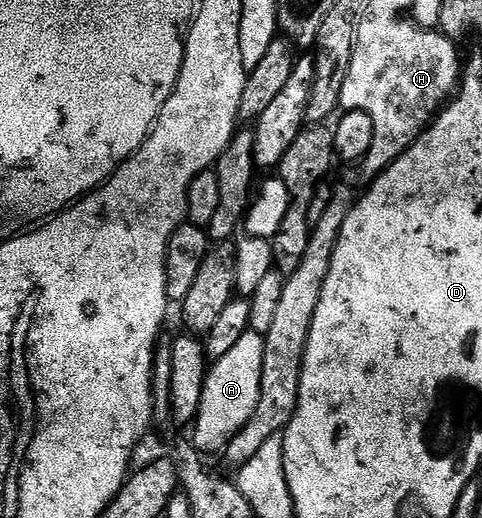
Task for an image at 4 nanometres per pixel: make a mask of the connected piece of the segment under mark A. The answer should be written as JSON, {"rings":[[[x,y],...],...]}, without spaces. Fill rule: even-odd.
{"rings":[[[247,330],[225,357],[214,362],[203,386],[201,405],[193,425],[192,446],[200,454],[218,454],[228,441],[244,427],[260,400],[261,366],[264,361],[264,339]]]}

